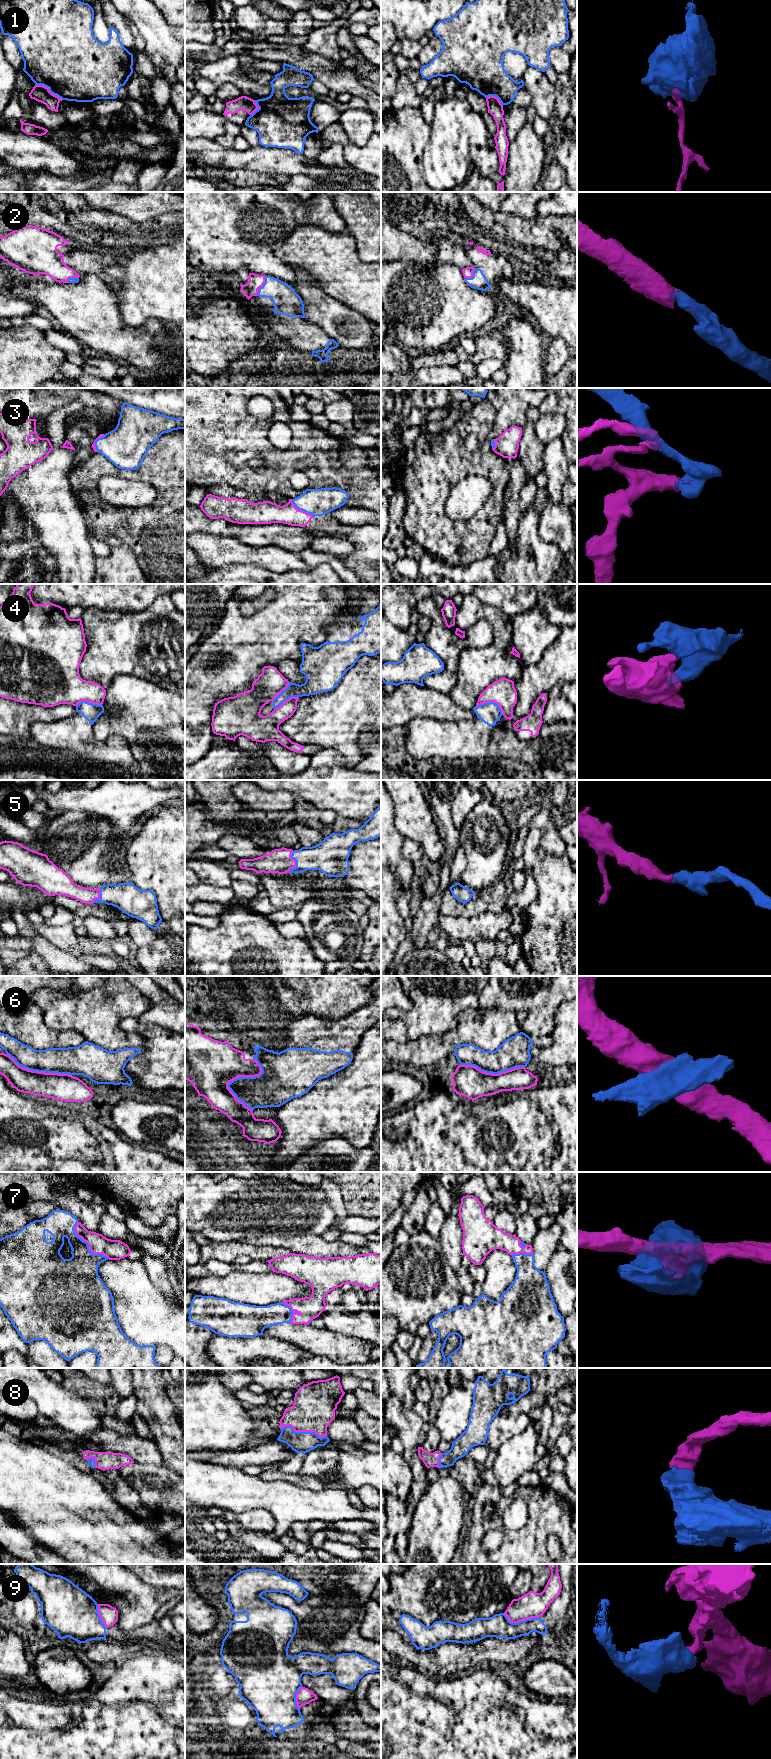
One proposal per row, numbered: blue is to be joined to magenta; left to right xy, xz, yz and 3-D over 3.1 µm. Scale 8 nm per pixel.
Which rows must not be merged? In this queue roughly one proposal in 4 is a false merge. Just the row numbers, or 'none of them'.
1, 4, 6, 9

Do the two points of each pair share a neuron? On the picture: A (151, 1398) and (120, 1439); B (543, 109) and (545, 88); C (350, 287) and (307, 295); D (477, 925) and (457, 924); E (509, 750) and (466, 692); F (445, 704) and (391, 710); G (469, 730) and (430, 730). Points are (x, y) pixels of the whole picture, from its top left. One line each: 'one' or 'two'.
A: two
B: one
C: two
D: one
E: two
F: one
G: one

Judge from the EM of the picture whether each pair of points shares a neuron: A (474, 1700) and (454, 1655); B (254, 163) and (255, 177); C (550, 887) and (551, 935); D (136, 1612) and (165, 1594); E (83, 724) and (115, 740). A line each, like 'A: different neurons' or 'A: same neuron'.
A: different neurons
B: different neurons
C: same neuron
D: same neuron
E: same neuron

